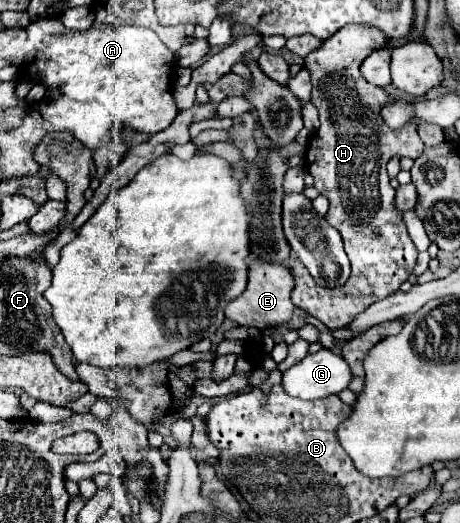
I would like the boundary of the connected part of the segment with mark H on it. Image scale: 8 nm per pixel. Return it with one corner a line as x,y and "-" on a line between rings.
345,25
345,29
337,31
329,39
325,39
319,45
319,49
311,51
303,59
305,69
309,69
309,73
311,73
311,85
313,85
311,103
319,109
319,119
321,119
321,127
317,129
317,135
313,137
313,141
307,147
305,163
307,163
307,171
313,175
315,189
329,199
329,211
325,215
325,221
331,227
335,227
343,239
345,253
349,255
349,261
351,261
351,277
341,287
343,295
321,295
321,285
313,283
311,275
305,271
305,267
301,267
301,261
291,259
289,271
295,277
295,289
291,293
291,301
295,307
321,319
329,329
349,325
371,303
385,299
391,293
399,291
401,283
405,283
407,277
413,273
413,267
417,261
417,247
407,233
401,211
397,211
397,207
395,207
395,189
389,185
389,175
387,175
385,165
393,155
417,159
421,155
421,151
425,149
425,145
417,135
415,123
407,123
403,129
397,129
397,131
391,131
383,123
379,111
389,99
393,99
393,95
387,95
381,87
369,85
359,71
361,59
365,59
373,49
381,47
381,43
385,43
385,41
387,41
387,37
373,27

